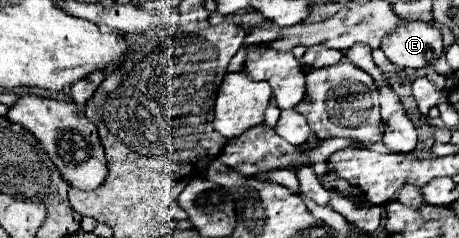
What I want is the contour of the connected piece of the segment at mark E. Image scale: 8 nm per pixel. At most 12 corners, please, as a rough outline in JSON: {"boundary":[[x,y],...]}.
{"boundary":[[421,20],[385,36],[381,50],[399,68],[429,68],[441,32]]}

